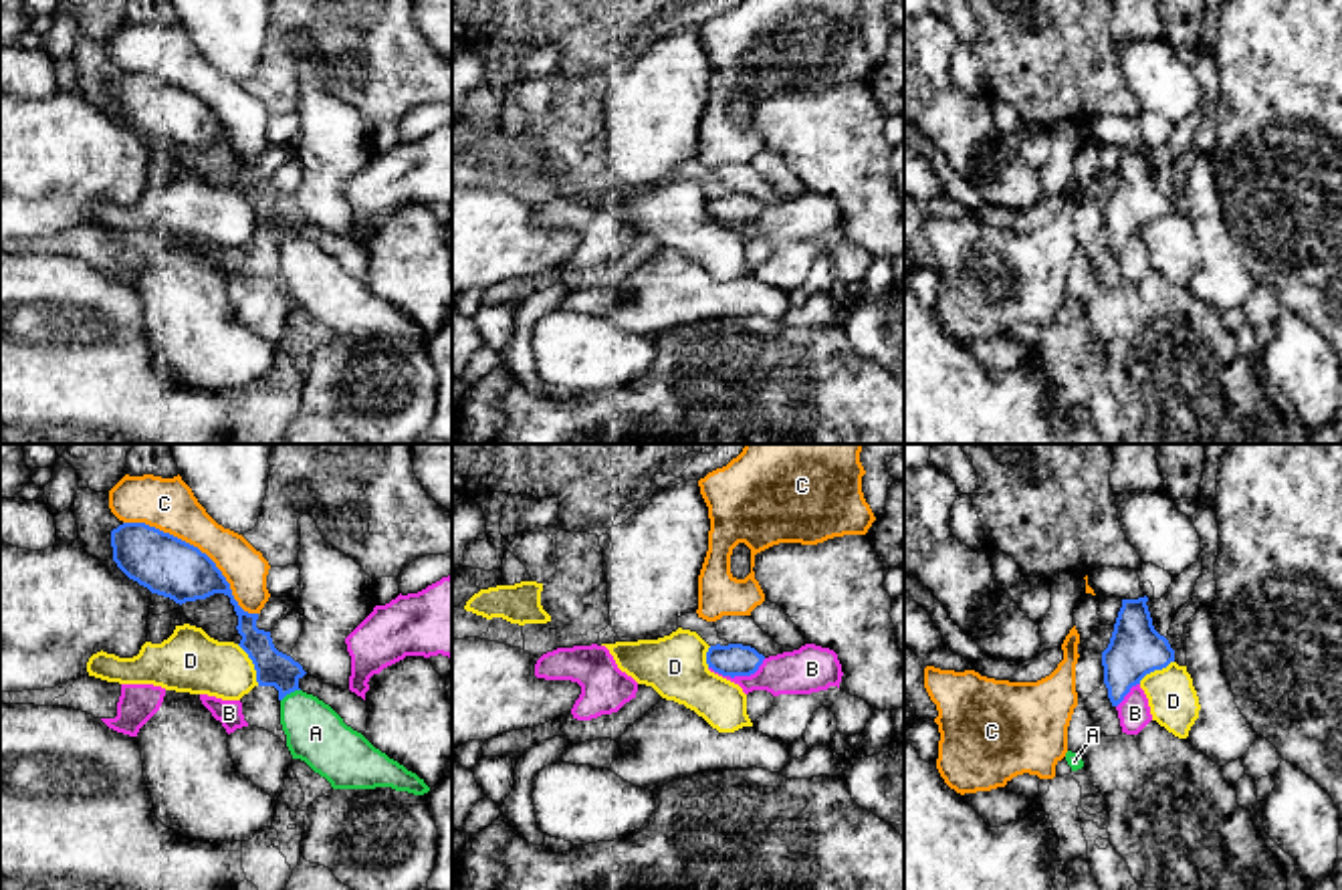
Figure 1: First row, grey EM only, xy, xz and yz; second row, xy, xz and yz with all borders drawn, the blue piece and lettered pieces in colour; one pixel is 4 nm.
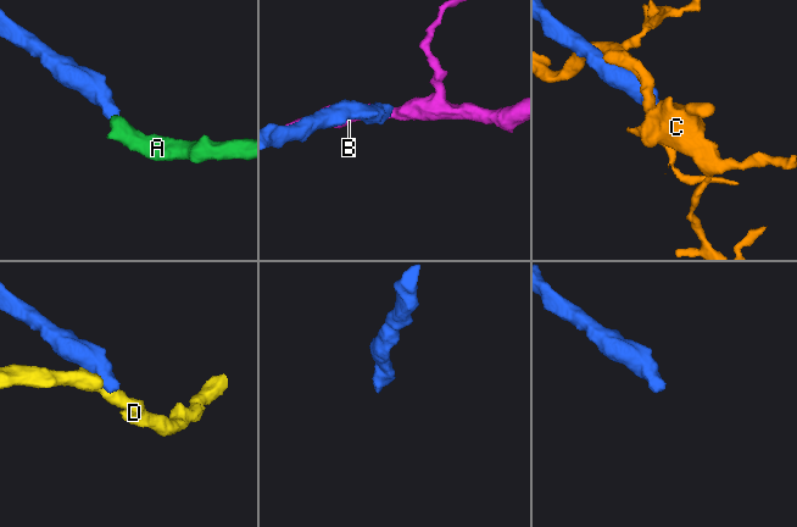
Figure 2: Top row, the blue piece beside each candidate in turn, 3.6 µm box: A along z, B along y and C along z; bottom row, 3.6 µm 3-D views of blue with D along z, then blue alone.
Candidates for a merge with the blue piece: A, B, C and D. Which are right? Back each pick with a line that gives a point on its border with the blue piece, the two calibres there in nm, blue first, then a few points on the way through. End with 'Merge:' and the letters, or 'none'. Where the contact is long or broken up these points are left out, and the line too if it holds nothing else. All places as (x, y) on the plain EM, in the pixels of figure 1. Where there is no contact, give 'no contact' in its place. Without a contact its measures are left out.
A: xy (289, 241) | 140/240 nm | across xy (273, 216), (287, 231), (289, 241), (315, 281)
Merge: A

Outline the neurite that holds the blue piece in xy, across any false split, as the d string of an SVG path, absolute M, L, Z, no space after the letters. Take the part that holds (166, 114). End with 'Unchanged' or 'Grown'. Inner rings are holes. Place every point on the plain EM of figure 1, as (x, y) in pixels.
M123 71L113 77L111 95L113 109L129 127L147 135L151 141L174 147L180 153L186 149L206 147L214 141L230 145L238 163L236 178L242 184L238 194L252 208L258 234L274 234L278 238L281 272L293 307L305 309L315 321L325 325L333 337L392 335L414 343L430 339L424 327L375 297L361 281L347 274L329 252L299 236L299 228L307 222L303 214L274 196L270 180L256 176L258 161L248 161L238 153L230 131L206 101L145 71Z. Grown

